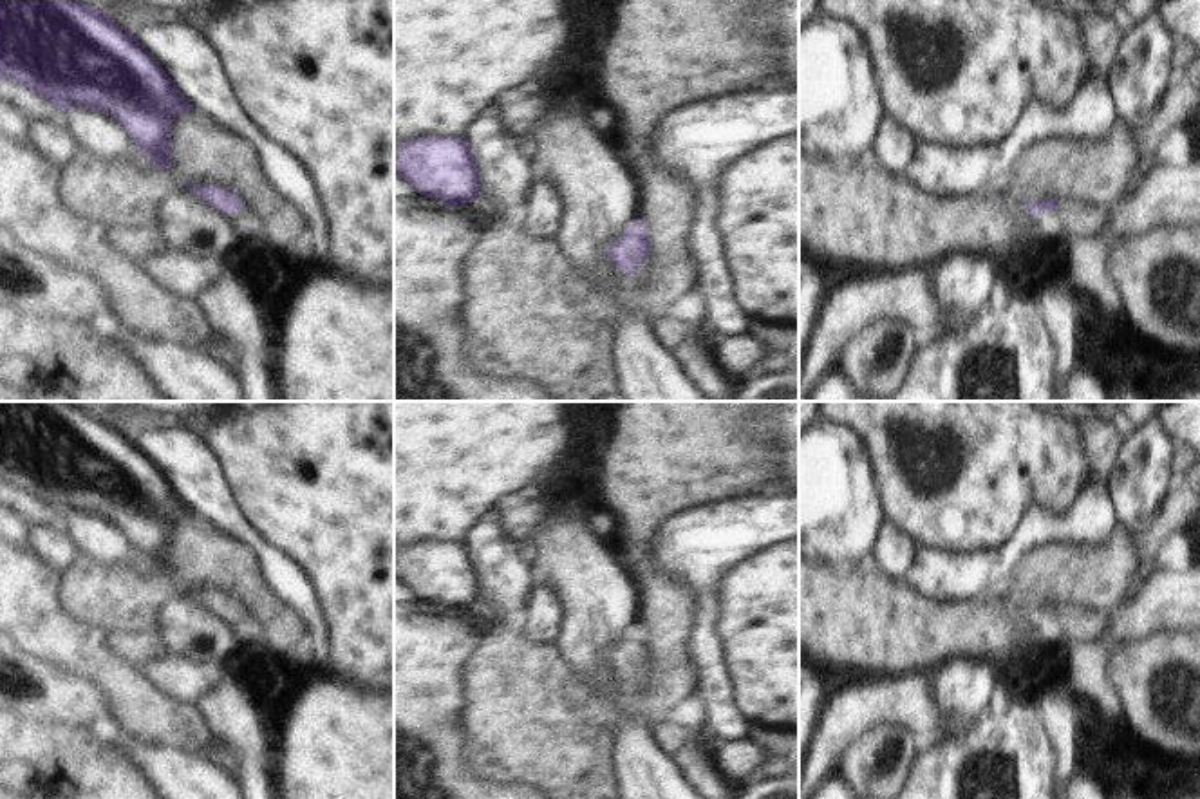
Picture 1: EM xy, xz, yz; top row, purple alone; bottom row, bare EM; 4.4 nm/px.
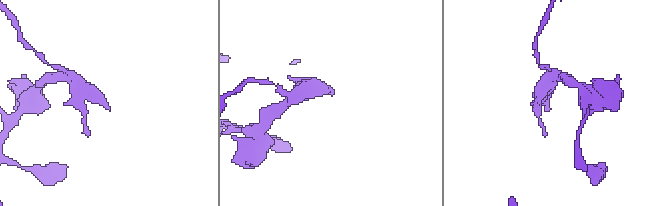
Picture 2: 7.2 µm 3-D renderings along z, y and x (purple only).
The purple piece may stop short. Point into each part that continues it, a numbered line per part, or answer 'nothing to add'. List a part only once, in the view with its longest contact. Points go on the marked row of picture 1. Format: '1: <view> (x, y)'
1: xz (646, 266)

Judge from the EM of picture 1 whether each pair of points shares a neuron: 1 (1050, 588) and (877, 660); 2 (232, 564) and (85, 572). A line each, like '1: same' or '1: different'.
1: same
2: same

